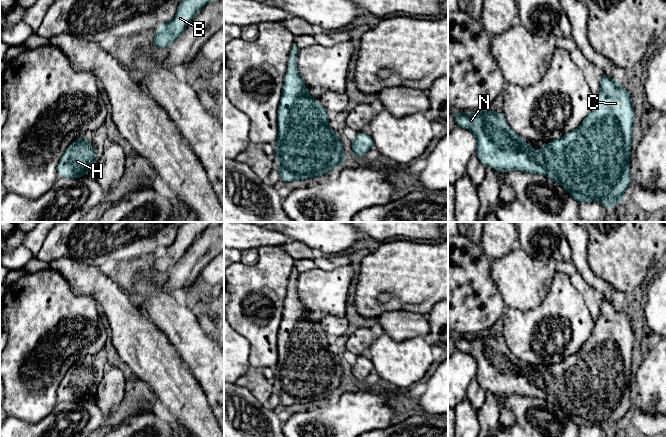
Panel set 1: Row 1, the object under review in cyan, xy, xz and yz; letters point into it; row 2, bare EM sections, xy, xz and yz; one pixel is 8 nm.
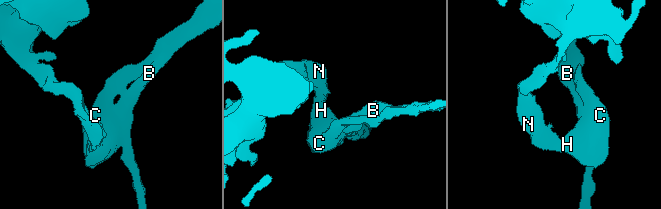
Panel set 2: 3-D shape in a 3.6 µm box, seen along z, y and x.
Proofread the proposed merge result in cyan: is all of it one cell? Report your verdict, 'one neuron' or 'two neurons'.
one neuron

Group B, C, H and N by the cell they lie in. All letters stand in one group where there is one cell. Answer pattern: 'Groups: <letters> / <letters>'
Groups: B C H N

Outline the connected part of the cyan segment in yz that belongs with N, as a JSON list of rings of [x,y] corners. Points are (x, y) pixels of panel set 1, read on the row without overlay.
[[[602,297],[600,315],[583,346],[561,362],[542,369],[540,378],[504,346],[503,335],[454,335],[456,348],[475,359],[475,380],[487,391],[499,397],[517,394],[546,399],[568,415],[578,427],[597,424],[608,435],[623,425],[625,415],[632,406],[630,375],[634,339],[634,330],[626,313]]]

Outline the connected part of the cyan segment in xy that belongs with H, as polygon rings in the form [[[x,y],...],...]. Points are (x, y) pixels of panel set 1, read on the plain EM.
[[[88,360],[71,367],[57,390],[58,401],[79,403],[95,392],[98,379]]]

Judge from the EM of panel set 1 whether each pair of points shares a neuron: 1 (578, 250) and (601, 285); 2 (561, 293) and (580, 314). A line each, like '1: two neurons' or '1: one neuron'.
1: one neuron
2: one neuron

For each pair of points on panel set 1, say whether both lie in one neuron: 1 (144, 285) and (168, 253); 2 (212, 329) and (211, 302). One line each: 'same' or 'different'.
1: different
2: same

